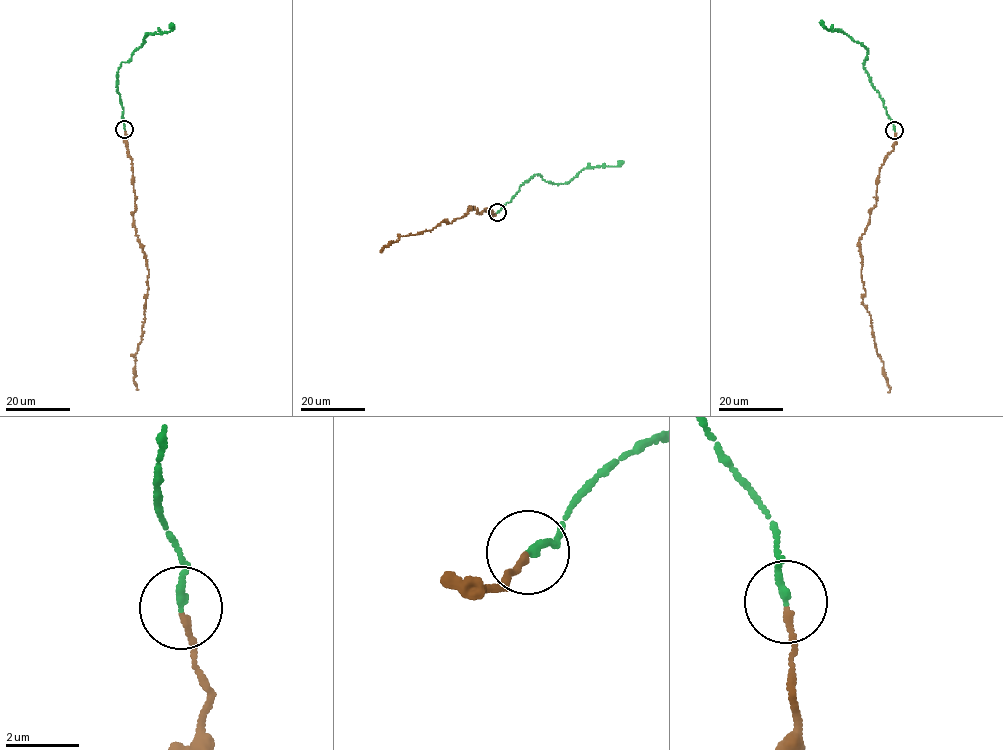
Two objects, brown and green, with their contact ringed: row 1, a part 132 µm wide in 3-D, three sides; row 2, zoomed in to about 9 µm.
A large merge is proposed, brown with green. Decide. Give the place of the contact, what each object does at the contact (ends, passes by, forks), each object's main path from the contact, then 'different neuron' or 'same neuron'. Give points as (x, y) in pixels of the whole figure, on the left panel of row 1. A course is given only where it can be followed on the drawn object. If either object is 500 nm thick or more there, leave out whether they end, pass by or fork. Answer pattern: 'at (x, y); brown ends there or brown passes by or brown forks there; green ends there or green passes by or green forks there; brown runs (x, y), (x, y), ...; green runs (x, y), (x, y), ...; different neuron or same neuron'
at (124, 129); brown ends there; green ends there; brown runs (124, 129), (132, 167), (133, 225), (149, 270), (145, 321), (134, 356), (137, 390); green runs (124, 129), (123, 110), (117, 91), (118, 69), (143, 44), (145, 36), (171, 31), (173, 28), (171, 23); same neuron

